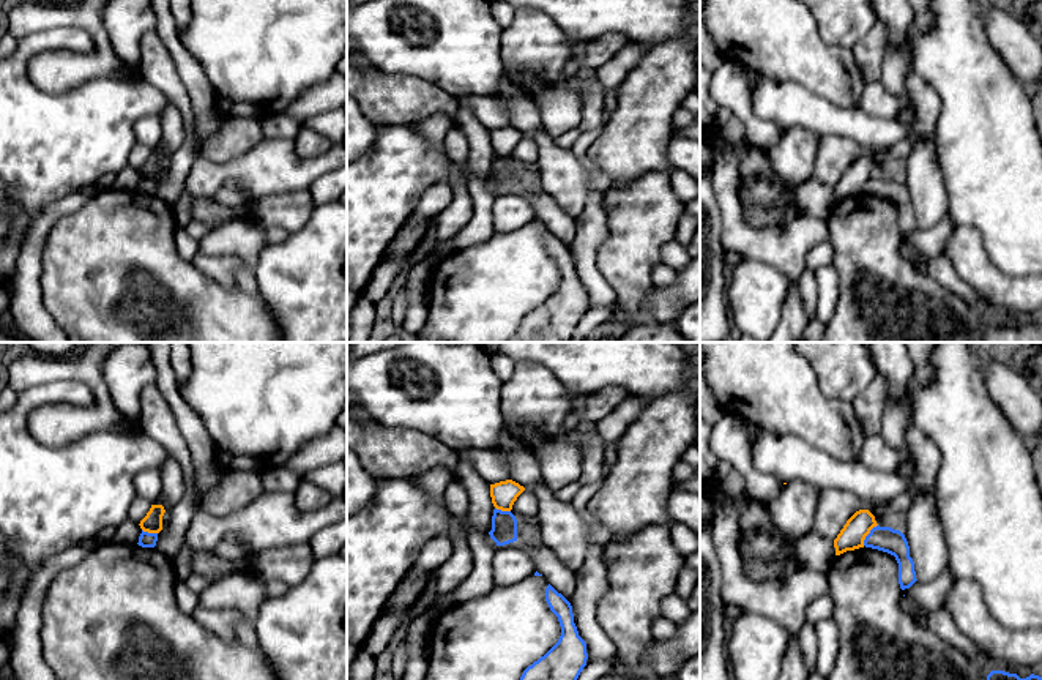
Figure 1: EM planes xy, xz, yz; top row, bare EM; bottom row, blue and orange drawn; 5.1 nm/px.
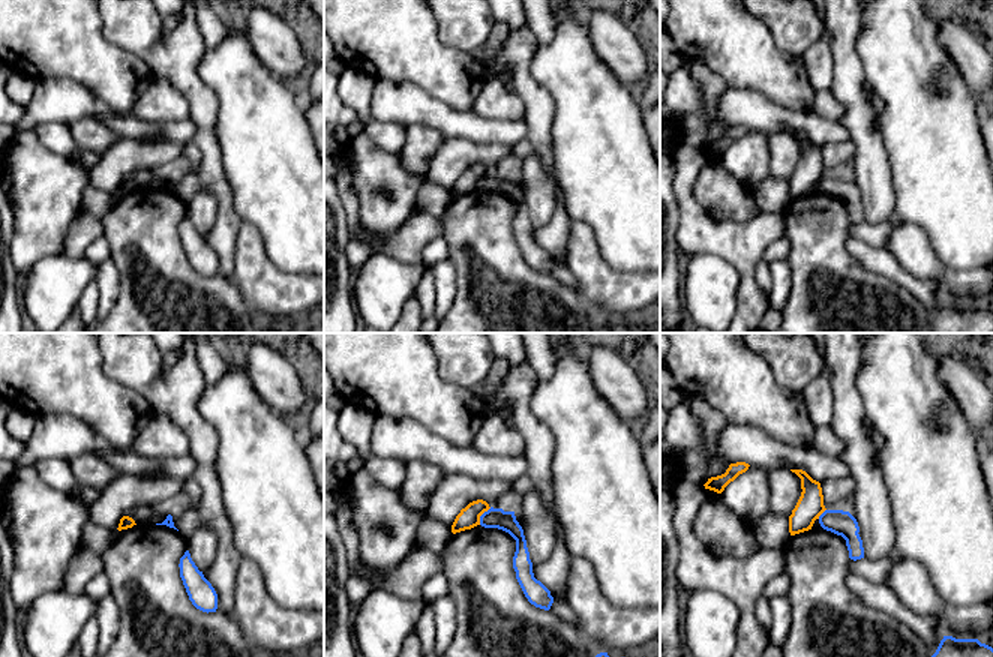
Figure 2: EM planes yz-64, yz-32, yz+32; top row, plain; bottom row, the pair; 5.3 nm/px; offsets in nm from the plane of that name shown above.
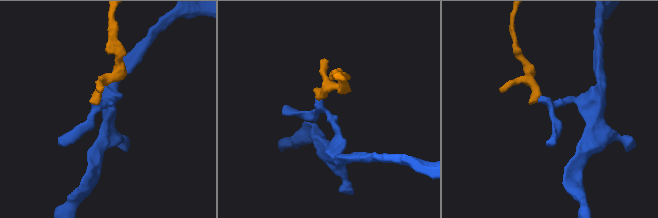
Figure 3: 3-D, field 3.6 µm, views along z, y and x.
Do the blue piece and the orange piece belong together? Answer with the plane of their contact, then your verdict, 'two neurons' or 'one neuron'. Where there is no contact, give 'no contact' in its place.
contact in yz; two neurons

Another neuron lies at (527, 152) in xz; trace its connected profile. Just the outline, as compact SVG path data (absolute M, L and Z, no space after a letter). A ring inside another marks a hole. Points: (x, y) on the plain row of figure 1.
M523 137L514 148L511 159L517 167L525 167L528 164L538 163L539 148L530 137Z

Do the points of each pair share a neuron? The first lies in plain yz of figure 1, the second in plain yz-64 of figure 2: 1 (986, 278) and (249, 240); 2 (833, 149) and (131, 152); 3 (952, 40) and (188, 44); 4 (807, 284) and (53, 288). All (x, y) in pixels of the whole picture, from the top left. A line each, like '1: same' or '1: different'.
1: same
2: same
3: different
4: different

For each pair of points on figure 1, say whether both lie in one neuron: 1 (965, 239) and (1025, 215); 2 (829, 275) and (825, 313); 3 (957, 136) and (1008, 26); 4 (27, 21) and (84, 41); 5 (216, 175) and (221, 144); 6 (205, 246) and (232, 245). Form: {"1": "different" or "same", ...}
{"1": "different", "2": "same", "3": "different", "4": "different", "5": "different", "6": "same"}

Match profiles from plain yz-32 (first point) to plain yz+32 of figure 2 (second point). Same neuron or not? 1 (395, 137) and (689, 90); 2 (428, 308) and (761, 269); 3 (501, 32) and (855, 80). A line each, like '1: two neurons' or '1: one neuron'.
1: one neuron
2: one neuron
3: two neurons

